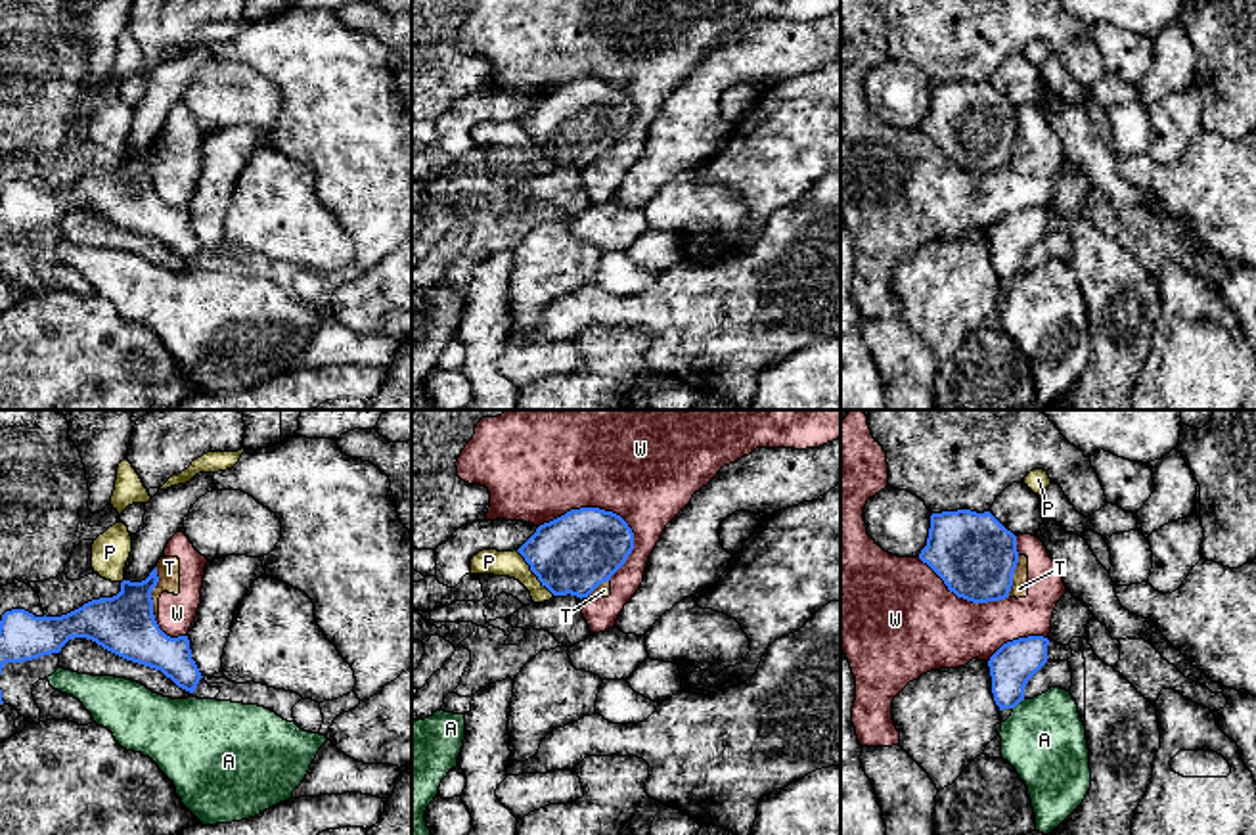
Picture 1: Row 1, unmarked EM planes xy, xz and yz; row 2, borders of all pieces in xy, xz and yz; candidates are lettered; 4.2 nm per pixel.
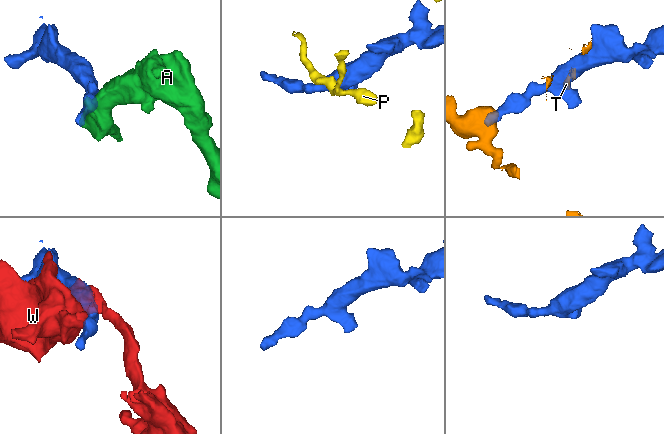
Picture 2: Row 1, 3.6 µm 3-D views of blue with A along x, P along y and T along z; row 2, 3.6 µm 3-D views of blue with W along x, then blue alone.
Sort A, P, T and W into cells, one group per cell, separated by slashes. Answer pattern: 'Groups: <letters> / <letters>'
Groups: A / P / T W

